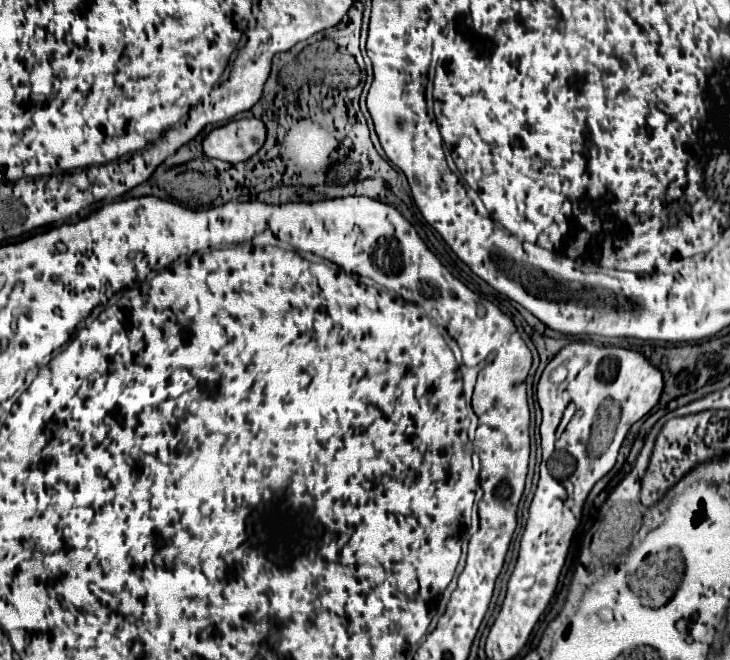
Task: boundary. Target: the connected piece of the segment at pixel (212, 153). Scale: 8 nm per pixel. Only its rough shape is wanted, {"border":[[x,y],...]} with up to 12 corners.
{"border":[[257,118],[233,120],[203,138],[203,154],[243,162],[265,142]]}

